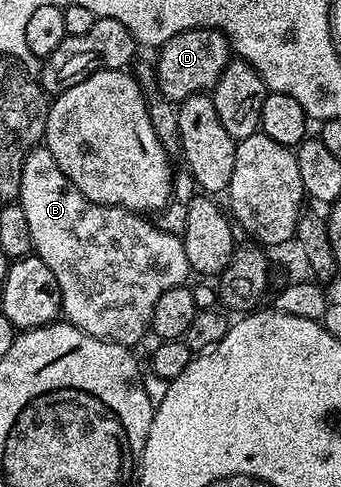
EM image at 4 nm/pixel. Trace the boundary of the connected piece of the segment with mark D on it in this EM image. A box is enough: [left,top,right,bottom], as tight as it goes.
[155,29,233,103]

